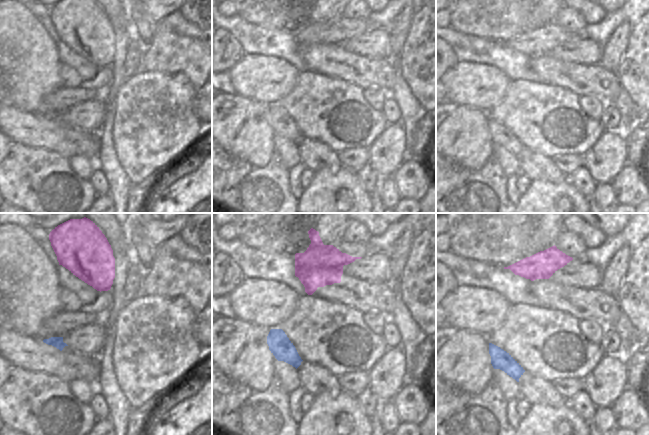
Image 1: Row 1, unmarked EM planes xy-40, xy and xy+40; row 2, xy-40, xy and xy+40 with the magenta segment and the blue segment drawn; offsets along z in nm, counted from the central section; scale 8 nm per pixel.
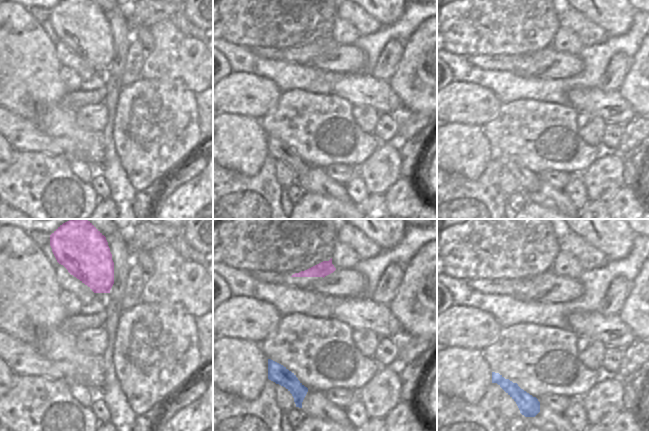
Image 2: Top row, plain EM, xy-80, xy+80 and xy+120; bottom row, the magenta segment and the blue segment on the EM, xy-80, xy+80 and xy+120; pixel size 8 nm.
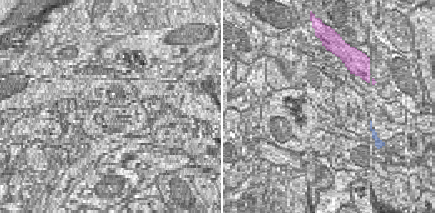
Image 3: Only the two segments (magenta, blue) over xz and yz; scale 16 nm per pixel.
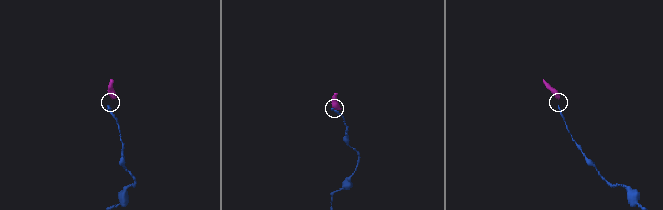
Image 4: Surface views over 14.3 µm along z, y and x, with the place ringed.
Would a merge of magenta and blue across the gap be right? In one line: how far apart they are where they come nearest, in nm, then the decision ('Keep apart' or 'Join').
Distance 360 nm. Keep apart

